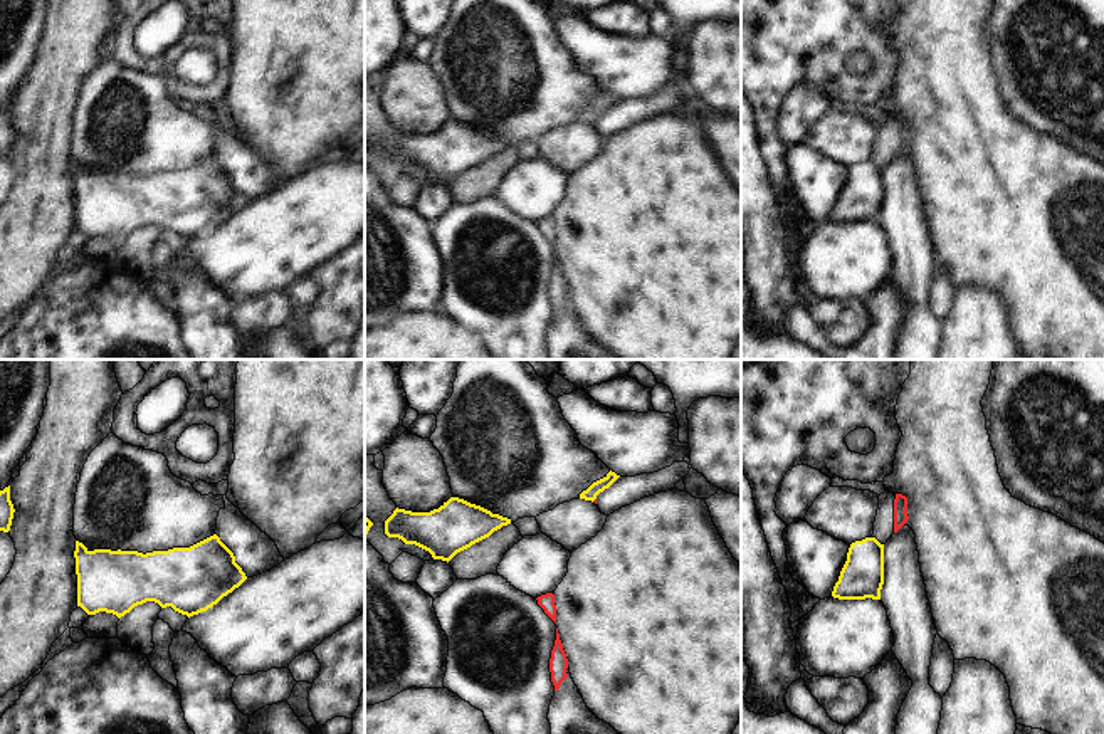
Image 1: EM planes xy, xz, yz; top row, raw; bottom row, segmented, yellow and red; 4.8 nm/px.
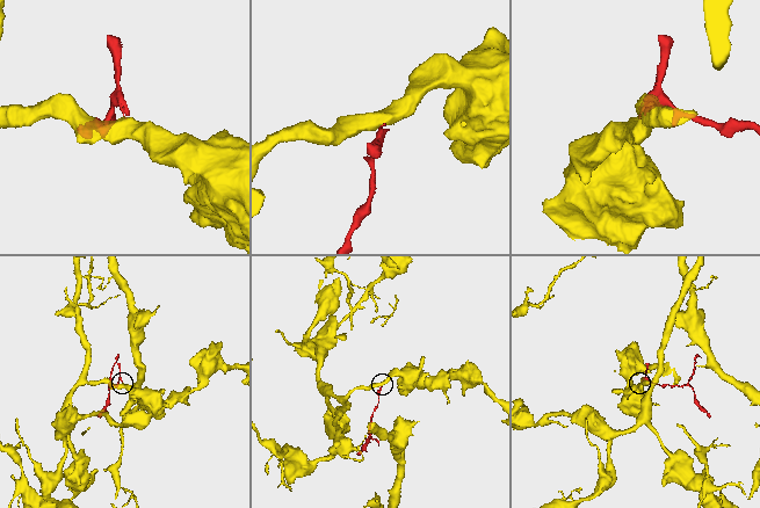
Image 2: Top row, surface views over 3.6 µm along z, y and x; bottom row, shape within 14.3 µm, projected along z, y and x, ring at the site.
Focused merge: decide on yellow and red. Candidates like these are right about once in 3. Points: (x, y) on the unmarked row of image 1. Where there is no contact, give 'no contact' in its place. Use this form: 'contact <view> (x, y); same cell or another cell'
contact xz (594, 123); another cell

